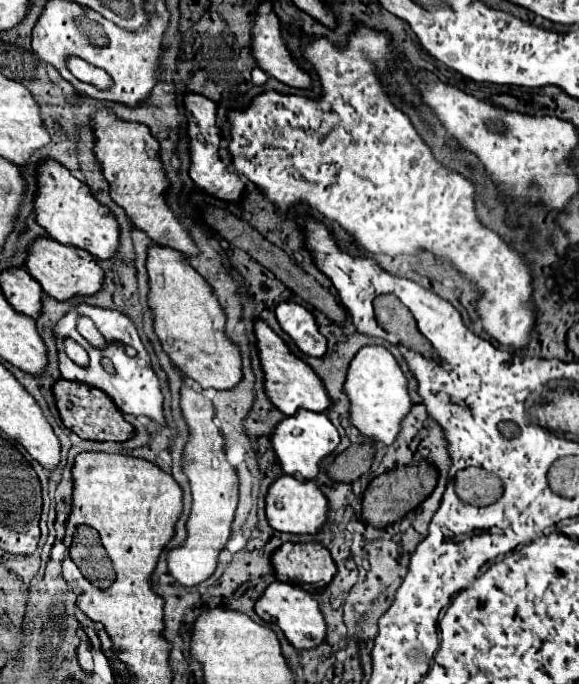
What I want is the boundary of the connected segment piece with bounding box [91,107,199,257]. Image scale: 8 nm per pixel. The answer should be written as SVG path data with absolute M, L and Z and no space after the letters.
M99 107L91 115L91 131L95 137L93 153L111 187L111 195L113 195L111 199L125 209L129 221L137 229L143 229L149 235L149 239L153 239L159 245L177 249L187 257L199 253L191 237L187 235L185 227L165 205L163 193L169 187L169 181L165 179L161 161L157 155L159 143L151 137L149 129L141 123L125 123L119 117L115 117L115 113L111 113L109 107Z

